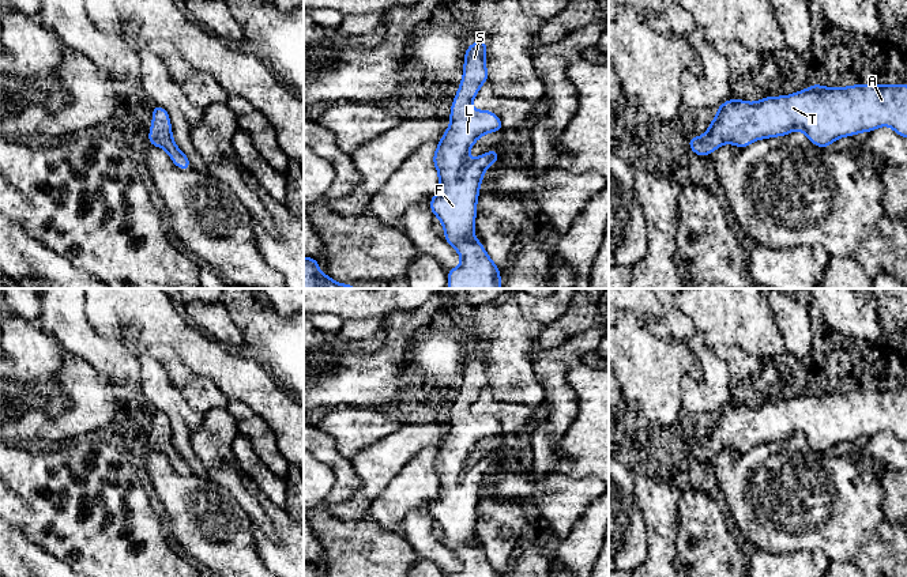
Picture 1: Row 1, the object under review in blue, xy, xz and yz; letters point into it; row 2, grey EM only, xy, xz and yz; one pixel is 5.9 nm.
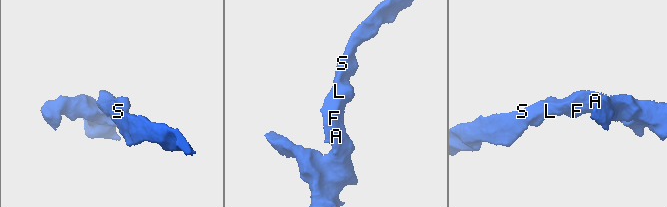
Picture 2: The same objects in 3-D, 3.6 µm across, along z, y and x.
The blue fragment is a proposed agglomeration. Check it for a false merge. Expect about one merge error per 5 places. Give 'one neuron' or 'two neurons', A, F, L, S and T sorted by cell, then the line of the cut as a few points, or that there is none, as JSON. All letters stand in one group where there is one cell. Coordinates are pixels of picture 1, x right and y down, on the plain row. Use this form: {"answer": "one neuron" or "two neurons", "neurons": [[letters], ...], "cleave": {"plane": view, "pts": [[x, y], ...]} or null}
{"answer": "one neuron", "neurons": [["A", "F", "L", "S", "T"]], "cleave": null}

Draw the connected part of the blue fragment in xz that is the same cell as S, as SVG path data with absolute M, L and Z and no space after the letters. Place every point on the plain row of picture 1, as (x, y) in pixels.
M486 342L471 348L464 357L463 384L458 392L458 400L451 411L451 427L444 437L433 460L433 469L439 476L439 497L430 504L429 513L441 525L444 544L462 561L459 572L447 577L500 577L483 550L474 540L477 521L477 505L485 474L497 468L501 456L488 456L473 465L467 465L471 450L485 438L504 435L501 425L492 415L473 414L470 407L479 397L482 388L489 386L485 370Z

